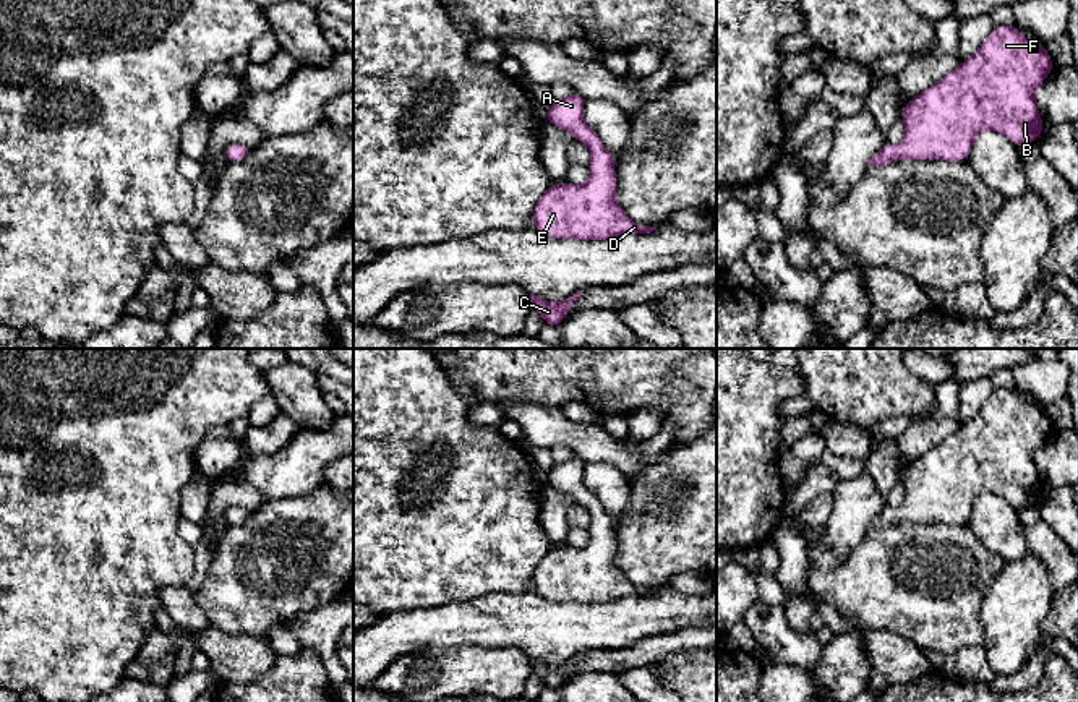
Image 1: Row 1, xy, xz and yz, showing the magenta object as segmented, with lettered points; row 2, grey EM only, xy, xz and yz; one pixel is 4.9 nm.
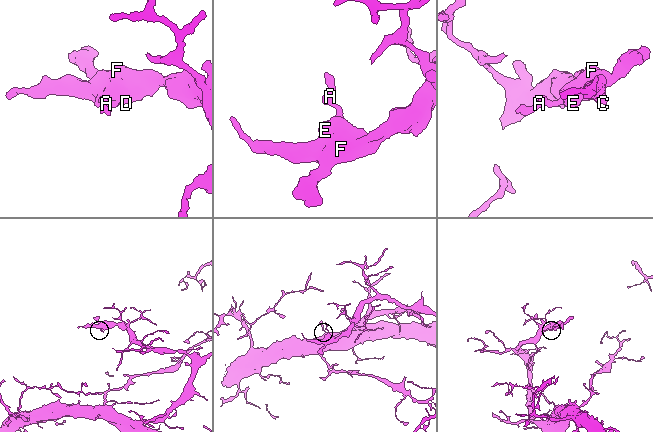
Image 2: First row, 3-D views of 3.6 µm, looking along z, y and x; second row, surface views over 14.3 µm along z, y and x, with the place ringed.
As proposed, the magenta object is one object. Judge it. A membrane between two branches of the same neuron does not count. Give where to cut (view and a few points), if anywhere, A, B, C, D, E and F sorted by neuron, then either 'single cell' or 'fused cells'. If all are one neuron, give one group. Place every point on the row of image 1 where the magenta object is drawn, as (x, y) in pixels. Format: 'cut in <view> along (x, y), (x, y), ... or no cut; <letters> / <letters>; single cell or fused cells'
no cut; A B C D E F; single cell

